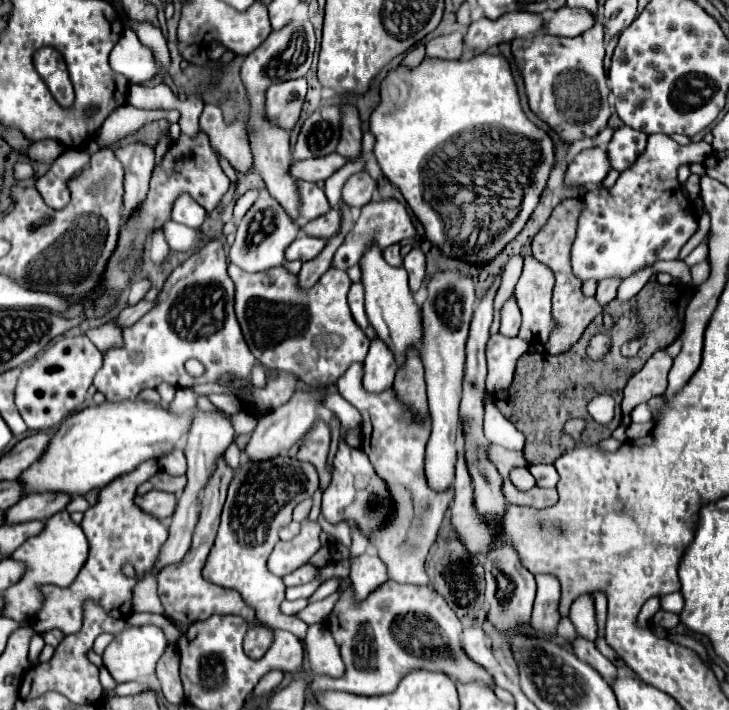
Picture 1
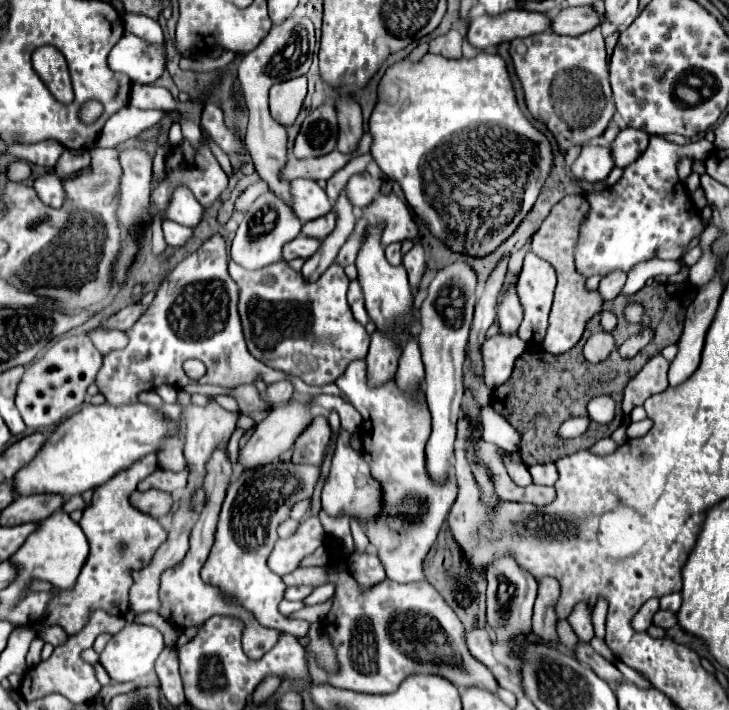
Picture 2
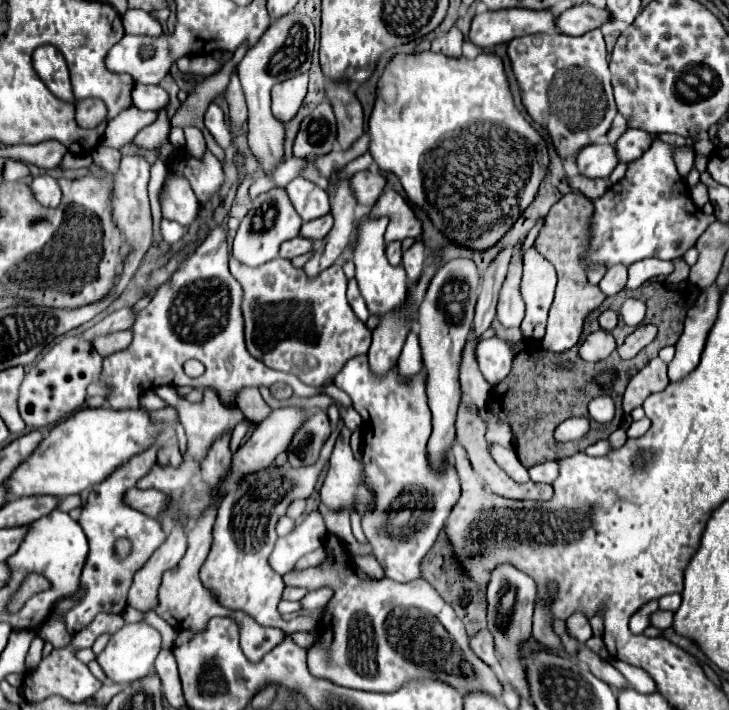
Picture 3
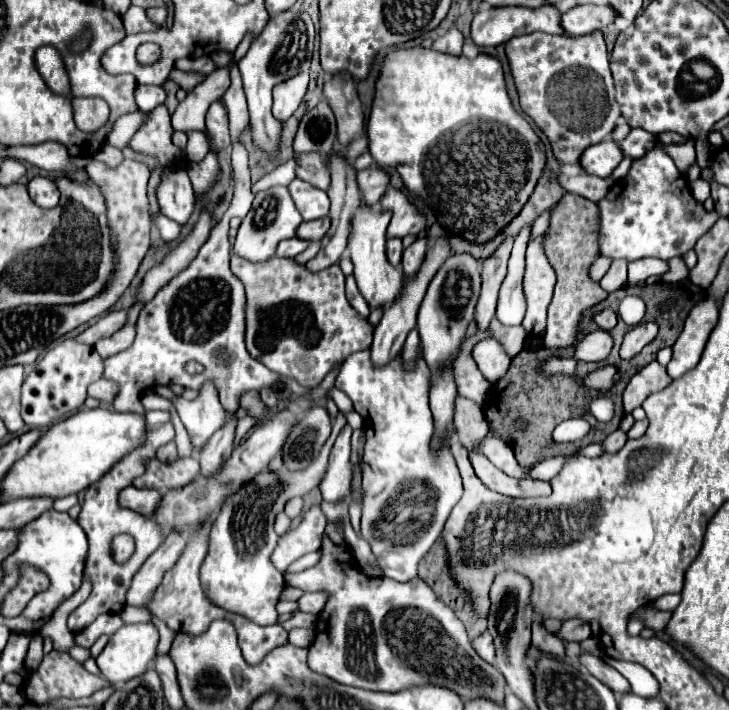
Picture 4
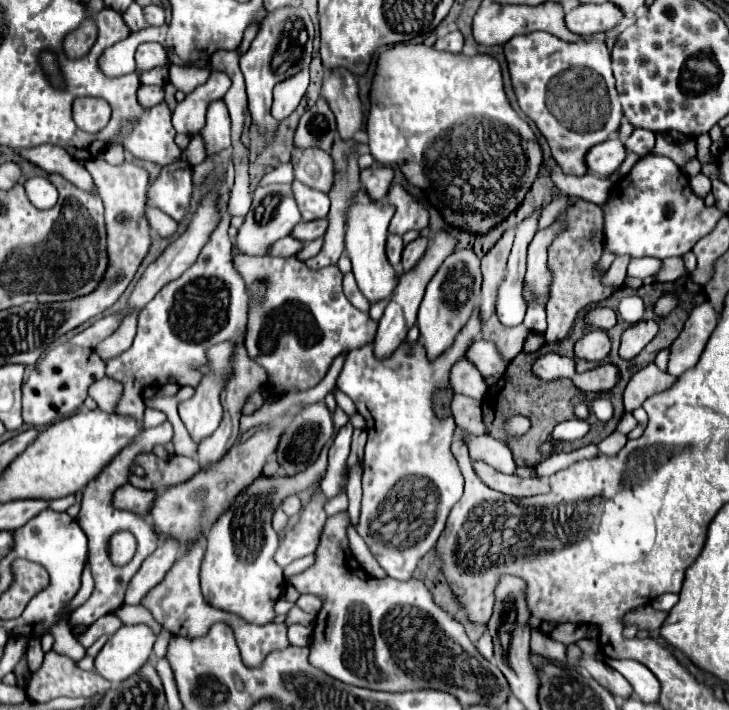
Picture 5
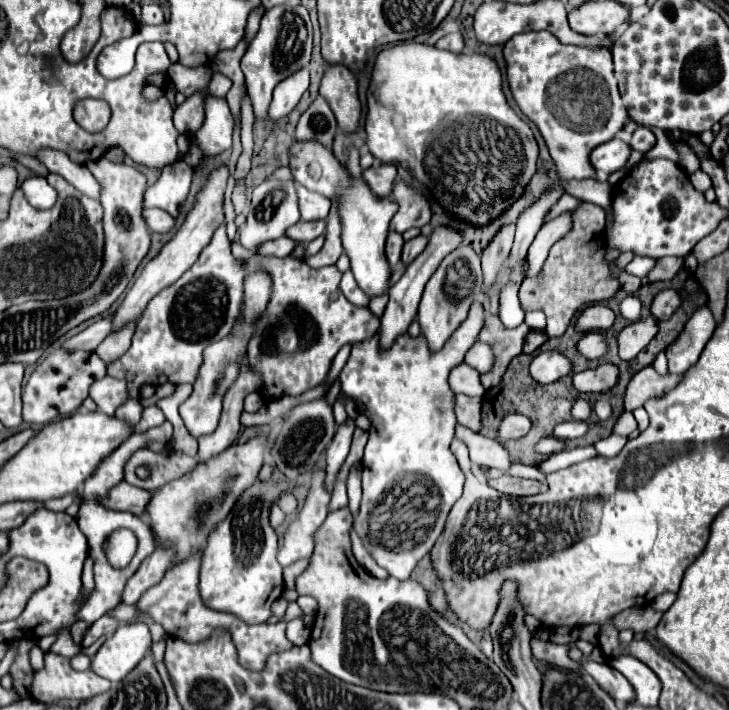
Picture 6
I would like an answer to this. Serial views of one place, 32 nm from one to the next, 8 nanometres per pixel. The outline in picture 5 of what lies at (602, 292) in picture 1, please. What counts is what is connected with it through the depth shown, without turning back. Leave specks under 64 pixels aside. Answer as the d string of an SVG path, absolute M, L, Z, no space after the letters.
M618 256L614 262L612 262L612 266L610 266L610 270L608 270L608 276L604 278L604 284L612 284L612 286L622 286L624 284L624 276L626 276L626 266L628 266L628 262L630 262L632 258L630 256Z

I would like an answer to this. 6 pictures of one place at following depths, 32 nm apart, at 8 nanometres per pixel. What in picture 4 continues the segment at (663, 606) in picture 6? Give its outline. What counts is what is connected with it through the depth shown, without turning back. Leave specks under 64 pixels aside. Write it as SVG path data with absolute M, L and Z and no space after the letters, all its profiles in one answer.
M666 594L666 596L660 596L658 600L654 600L654 608L658 610L674 610L680 602L680 594Z

